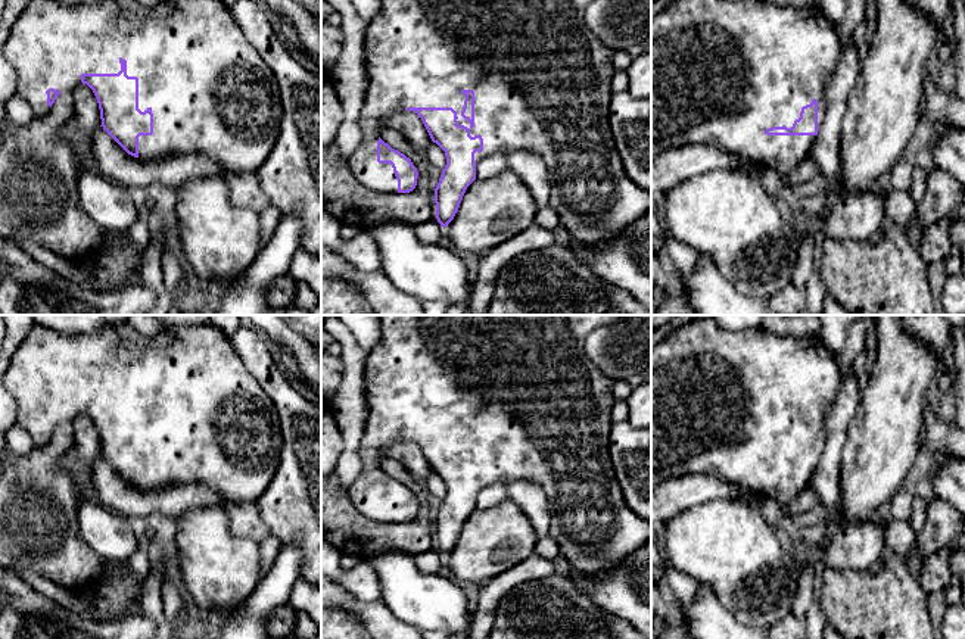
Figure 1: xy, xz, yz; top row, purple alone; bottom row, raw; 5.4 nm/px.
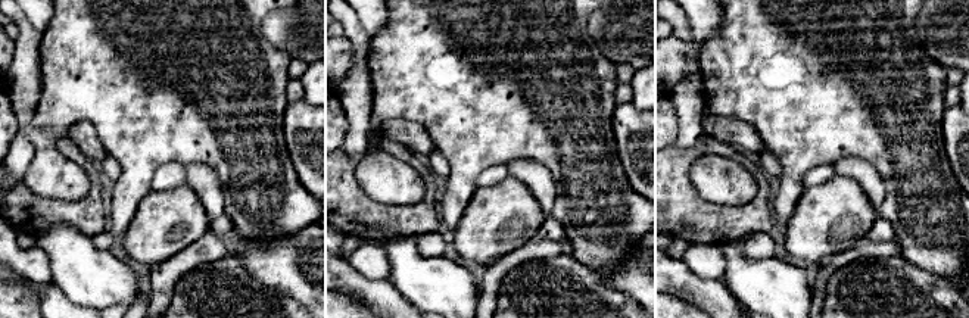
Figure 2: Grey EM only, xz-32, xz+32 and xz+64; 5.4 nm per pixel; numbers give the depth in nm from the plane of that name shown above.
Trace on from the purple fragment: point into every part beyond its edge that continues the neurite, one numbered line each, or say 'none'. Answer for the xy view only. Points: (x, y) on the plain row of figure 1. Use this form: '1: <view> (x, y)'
1: xy (209, 420)

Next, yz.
1: yz (722, 402)

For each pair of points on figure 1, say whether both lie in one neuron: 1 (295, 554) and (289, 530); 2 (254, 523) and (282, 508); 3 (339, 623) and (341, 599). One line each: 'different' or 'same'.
1: different
2: different
3: different

